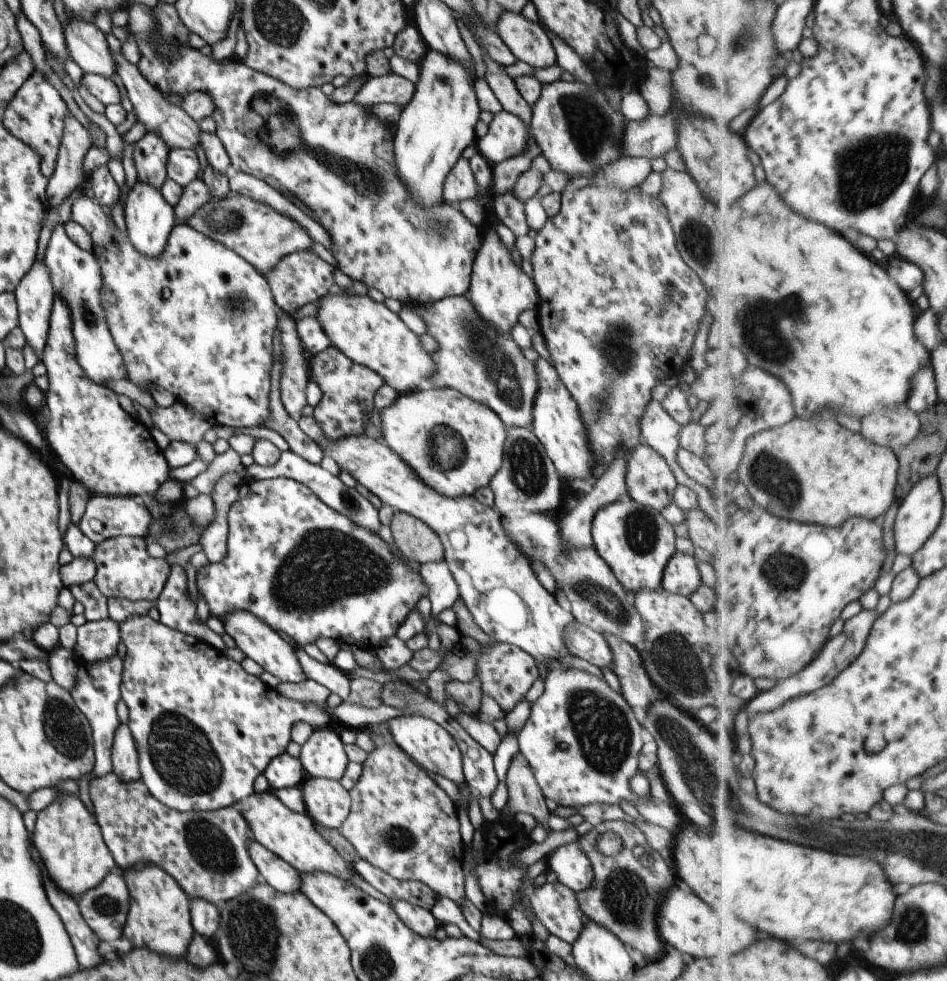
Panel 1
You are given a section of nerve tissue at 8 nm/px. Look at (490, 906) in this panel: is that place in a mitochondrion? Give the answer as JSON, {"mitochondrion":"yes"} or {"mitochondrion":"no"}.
{"mitochondrion":"no"}

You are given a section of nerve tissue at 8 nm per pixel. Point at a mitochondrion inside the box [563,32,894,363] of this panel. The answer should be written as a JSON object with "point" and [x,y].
{"point":[695,234]}

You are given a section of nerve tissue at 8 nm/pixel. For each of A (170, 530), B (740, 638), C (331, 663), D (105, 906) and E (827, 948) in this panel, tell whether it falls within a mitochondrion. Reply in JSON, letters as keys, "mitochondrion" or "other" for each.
{"A":"mitochondrion","B":"other","C":"other","D":"mitochondrion","E":"other"}

